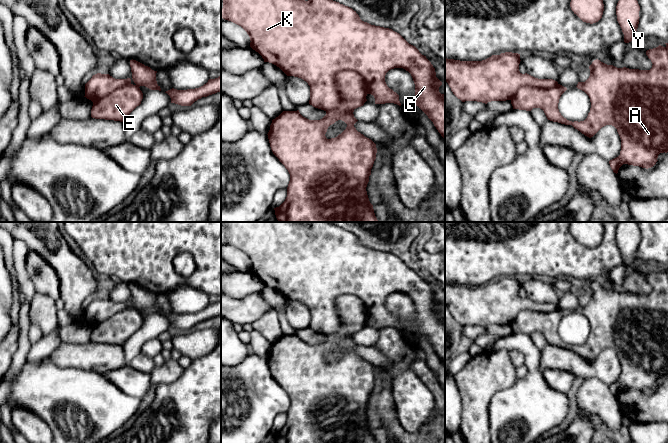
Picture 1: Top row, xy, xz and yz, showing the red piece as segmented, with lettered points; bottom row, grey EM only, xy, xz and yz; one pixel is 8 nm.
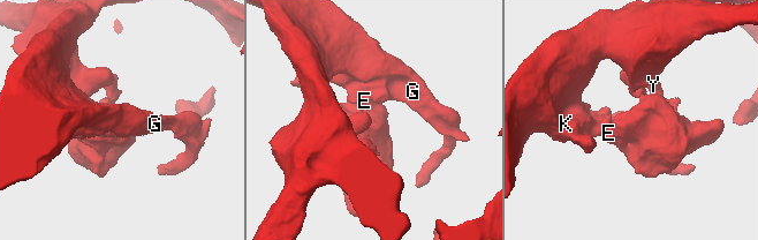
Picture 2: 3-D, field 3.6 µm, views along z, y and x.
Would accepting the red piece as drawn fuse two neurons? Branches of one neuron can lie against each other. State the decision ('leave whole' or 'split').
leave whole

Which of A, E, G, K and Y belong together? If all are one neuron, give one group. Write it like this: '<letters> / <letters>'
A E G K Y

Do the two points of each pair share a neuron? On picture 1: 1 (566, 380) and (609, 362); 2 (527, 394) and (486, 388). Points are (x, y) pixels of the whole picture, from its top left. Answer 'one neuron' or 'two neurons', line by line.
1: two neurons
2: two neurons

